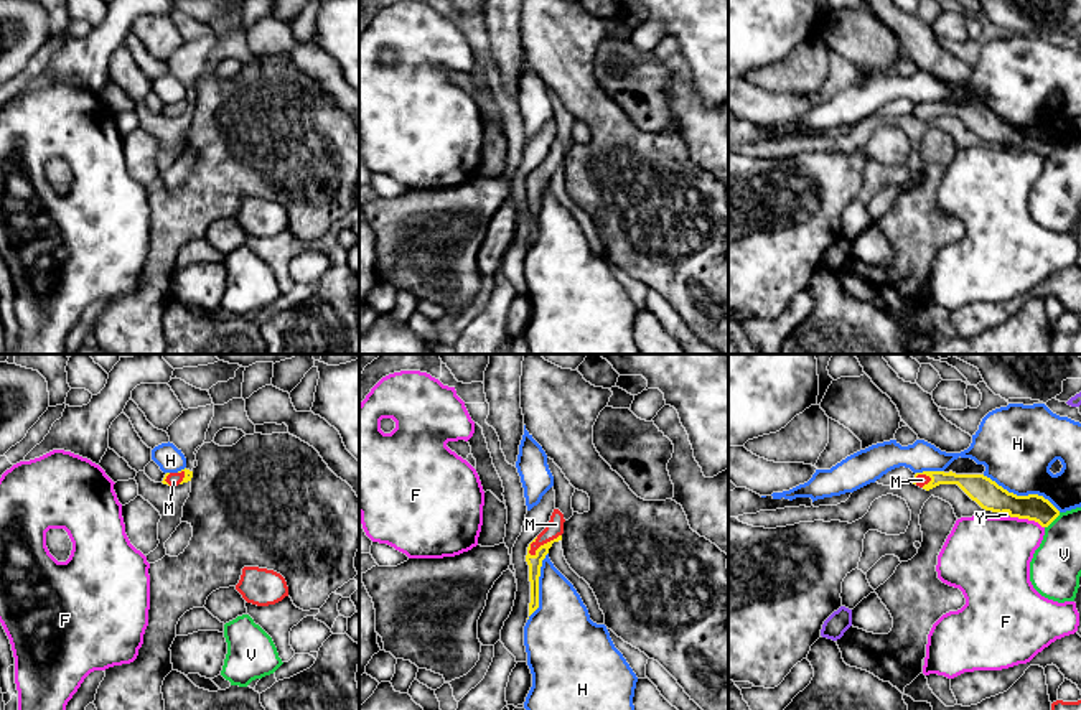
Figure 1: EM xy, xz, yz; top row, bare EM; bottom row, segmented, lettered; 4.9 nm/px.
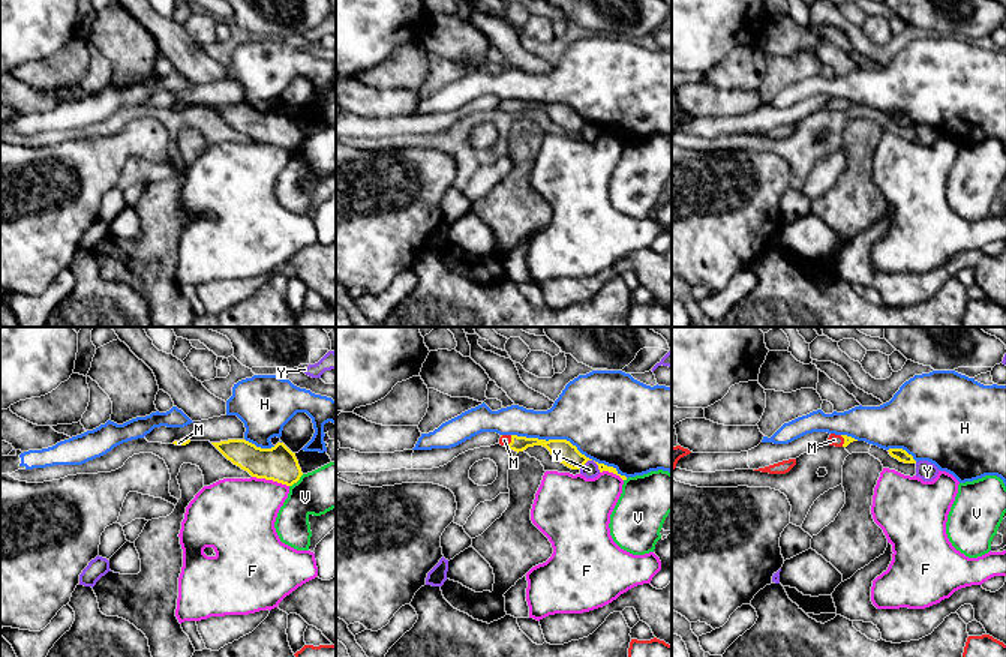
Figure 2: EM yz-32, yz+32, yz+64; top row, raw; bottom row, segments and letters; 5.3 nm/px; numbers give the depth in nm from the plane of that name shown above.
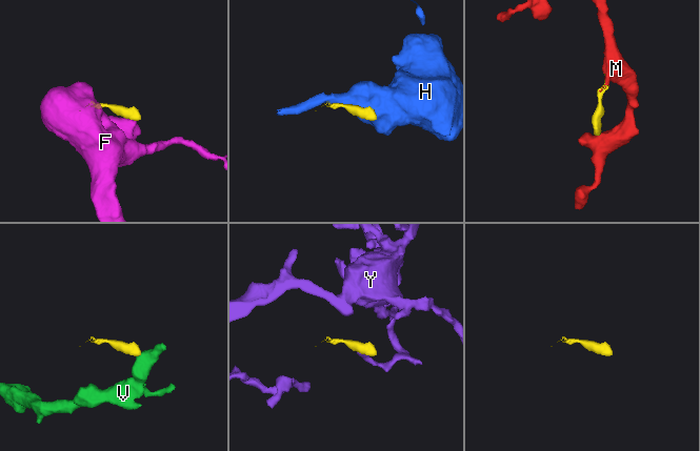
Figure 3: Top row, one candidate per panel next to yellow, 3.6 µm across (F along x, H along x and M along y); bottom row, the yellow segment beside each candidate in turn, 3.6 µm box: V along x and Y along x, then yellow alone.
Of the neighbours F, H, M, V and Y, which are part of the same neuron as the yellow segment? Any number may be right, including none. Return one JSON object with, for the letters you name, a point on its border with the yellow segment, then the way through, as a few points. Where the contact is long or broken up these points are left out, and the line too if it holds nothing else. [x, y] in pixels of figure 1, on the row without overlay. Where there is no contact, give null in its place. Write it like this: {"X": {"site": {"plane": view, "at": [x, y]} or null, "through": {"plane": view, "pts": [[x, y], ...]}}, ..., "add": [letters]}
{"M": {"site": {"plane": "xz", "at": [544, 175]}, "through": {"plane": "xz", "pts": [[534, 193], [536, 183], [544, 175], [556, 155]]}}, "add": ["M"]}

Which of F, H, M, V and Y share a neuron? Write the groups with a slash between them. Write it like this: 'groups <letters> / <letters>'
groups F / H / M / V / Y

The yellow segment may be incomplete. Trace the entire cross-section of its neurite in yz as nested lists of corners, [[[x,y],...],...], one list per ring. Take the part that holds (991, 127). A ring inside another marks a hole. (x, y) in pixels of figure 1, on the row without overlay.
[[[923,102],[916,104],[911,114],[926,122],[939,115],[957,115],[982,140],[1035,152],[1041,158],[1048,158],[1060,147],[1060,142],[1043,127],[1017,127],[984,105]]]

